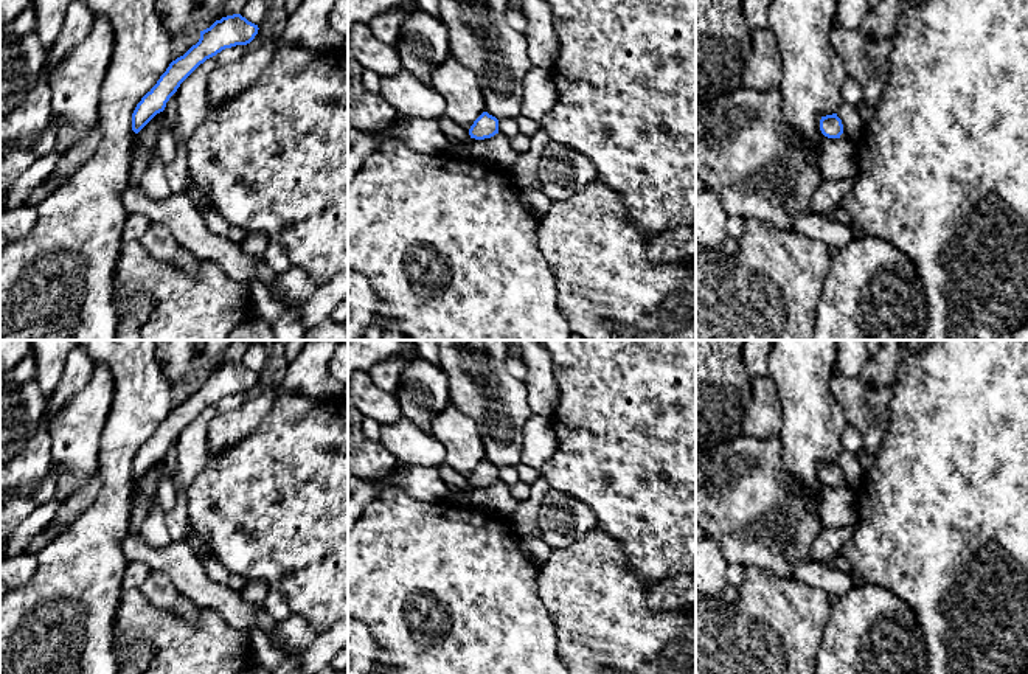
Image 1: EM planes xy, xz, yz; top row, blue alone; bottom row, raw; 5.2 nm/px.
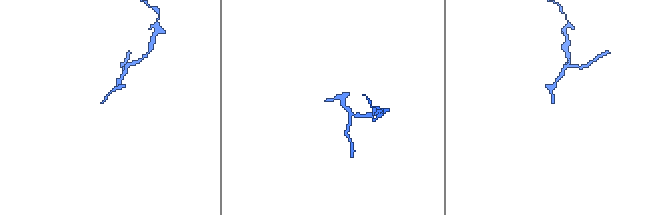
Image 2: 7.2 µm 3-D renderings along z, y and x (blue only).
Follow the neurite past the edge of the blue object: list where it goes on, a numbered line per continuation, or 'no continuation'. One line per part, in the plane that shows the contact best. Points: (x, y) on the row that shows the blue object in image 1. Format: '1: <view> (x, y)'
no continuation

